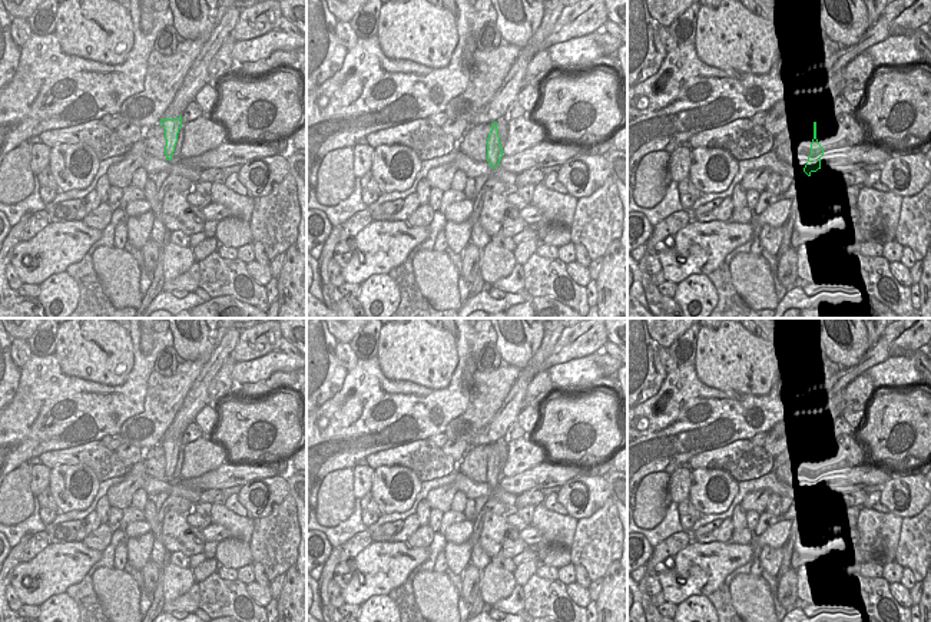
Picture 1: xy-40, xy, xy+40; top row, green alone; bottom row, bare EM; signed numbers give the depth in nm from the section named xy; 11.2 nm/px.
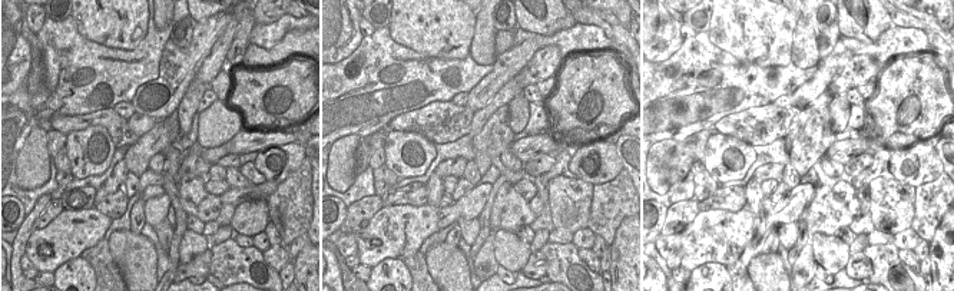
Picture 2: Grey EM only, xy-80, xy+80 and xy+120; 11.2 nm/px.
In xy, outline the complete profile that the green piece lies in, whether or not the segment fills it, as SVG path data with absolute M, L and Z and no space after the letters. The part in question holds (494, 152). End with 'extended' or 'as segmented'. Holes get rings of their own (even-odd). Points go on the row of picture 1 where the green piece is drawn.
M497 122L491 123L491 130L487 138L487 162L494 169L500 165L500 159L503 158L501 142L498 138Z | as segmented

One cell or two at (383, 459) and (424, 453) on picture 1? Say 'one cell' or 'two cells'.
one cell

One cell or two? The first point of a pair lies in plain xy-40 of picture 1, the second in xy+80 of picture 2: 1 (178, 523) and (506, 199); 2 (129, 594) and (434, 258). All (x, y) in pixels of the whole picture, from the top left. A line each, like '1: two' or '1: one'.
1: one
2: one

